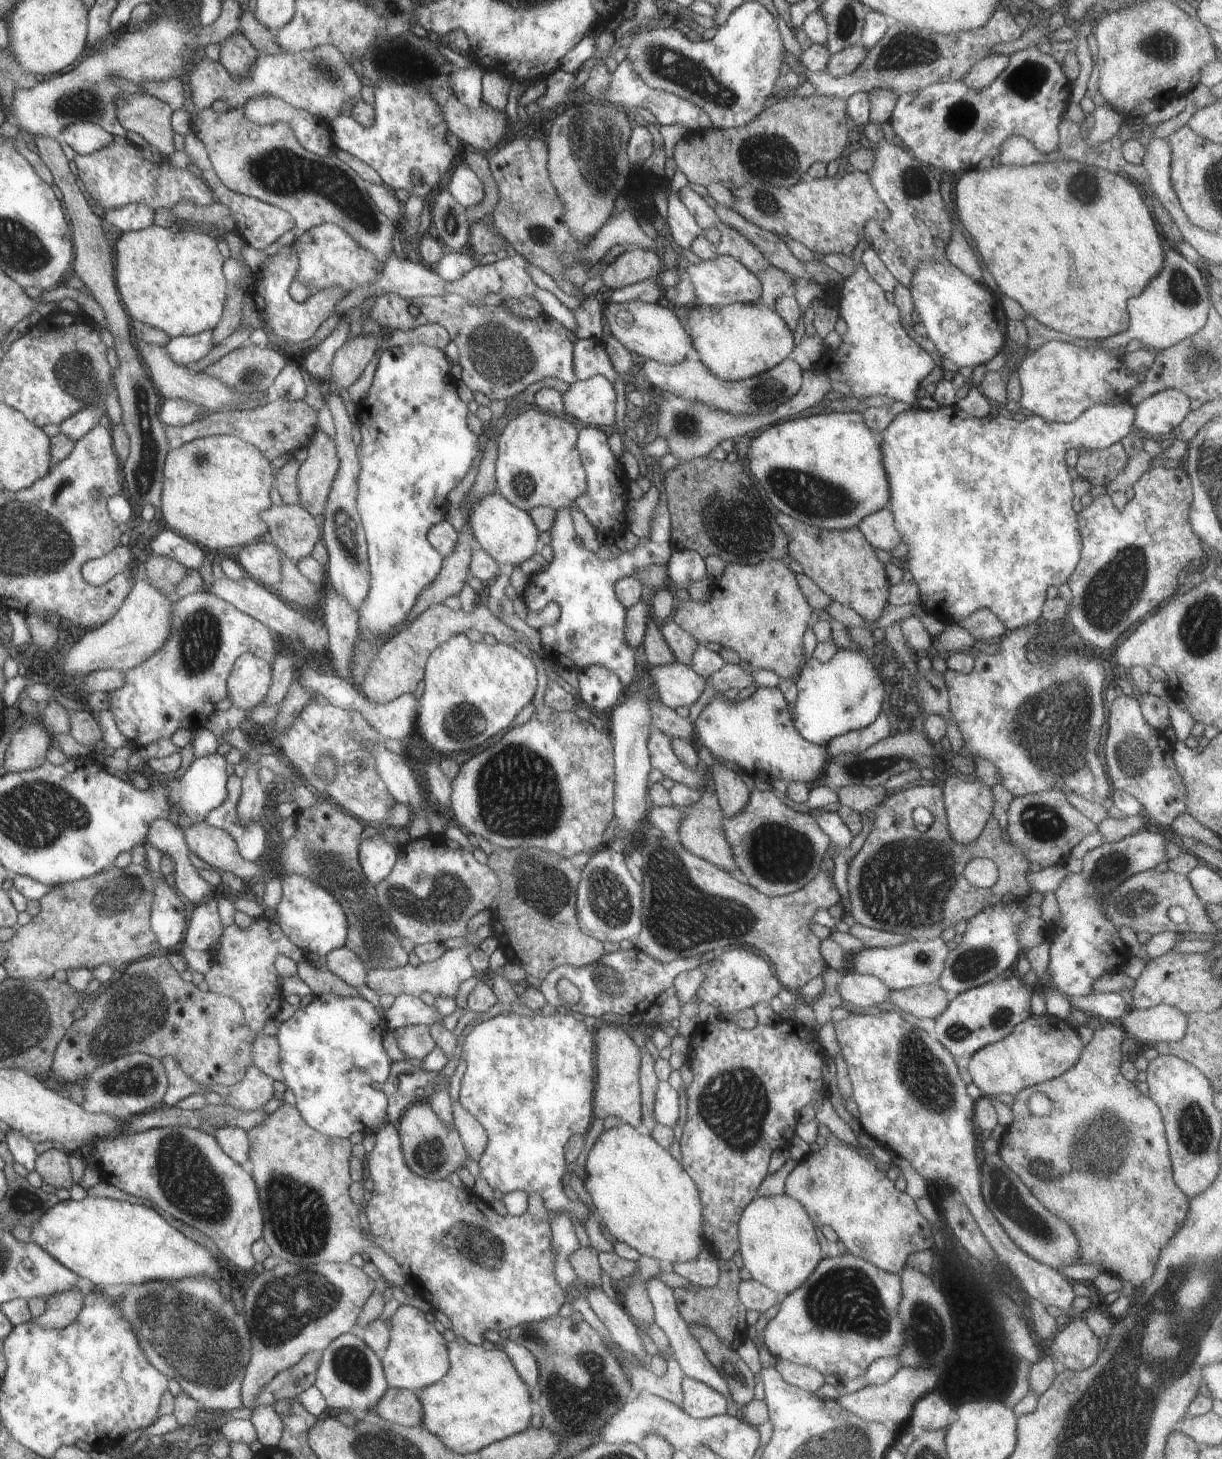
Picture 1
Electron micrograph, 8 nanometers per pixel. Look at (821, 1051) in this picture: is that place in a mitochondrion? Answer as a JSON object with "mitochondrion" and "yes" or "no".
{"mitochondrion":"no"}

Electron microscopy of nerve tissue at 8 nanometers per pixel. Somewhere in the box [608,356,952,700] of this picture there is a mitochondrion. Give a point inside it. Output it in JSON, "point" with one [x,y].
{"point":[812,497]}

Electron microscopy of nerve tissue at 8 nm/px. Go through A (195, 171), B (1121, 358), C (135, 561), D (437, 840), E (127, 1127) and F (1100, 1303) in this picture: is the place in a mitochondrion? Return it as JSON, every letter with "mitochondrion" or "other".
{"A":"other","B":"other","C":"other","D":"other","E":"other","F":"other"}

